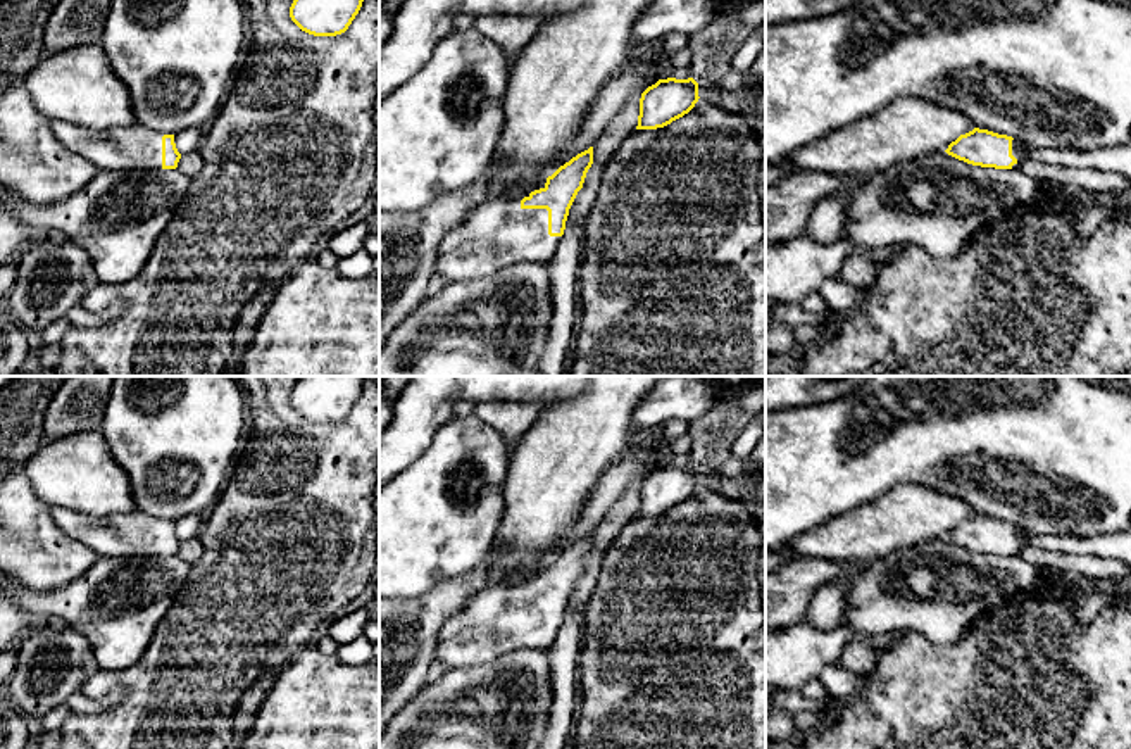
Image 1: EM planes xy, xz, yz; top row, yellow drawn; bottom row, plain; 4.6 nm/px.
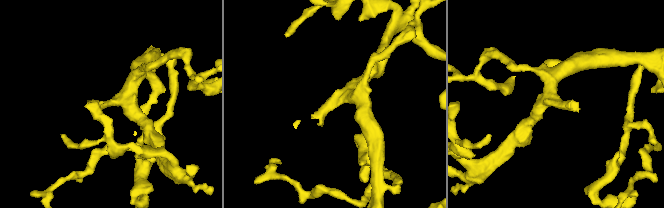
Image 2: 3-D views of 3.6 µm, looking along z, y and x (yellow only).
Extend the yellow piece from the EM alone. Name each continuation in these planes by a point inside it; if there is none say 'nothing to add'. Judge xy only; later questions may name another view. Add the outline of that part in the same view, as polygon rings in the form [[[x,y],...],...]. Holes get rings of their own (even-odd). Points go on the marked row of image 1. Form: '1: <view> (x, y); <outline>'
1: xy (133, 147); [[[52,121],[57,140],[98,171],[162,169],[162,133],[141,124],[114,129],[114,140],[66,121]]]

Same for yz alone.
1: yz (1018, 147); [[[1017,138],[1012,140],[1012,155],[1017,159],[1017,162],[1012,166],[1012,169],[1017,169],[1021,162],[1024,162],[1026,157],[1026,143],[1019,142]]]

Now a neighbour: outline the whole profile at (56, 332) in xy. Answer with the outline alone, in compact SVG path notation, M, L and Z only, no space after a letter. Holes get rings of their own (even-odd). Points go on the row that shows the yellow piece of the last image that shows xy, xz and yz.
M60 318L60 319L57 319L57 321L53 321L53 323L50 323L38 337L36 337L36 340L43 340L43 342L47 342L47 343L60 343L66 337L67 337L67 333L69 333L69 330L71 330L72 326L69 324L69 321L66 319L66 318Z

